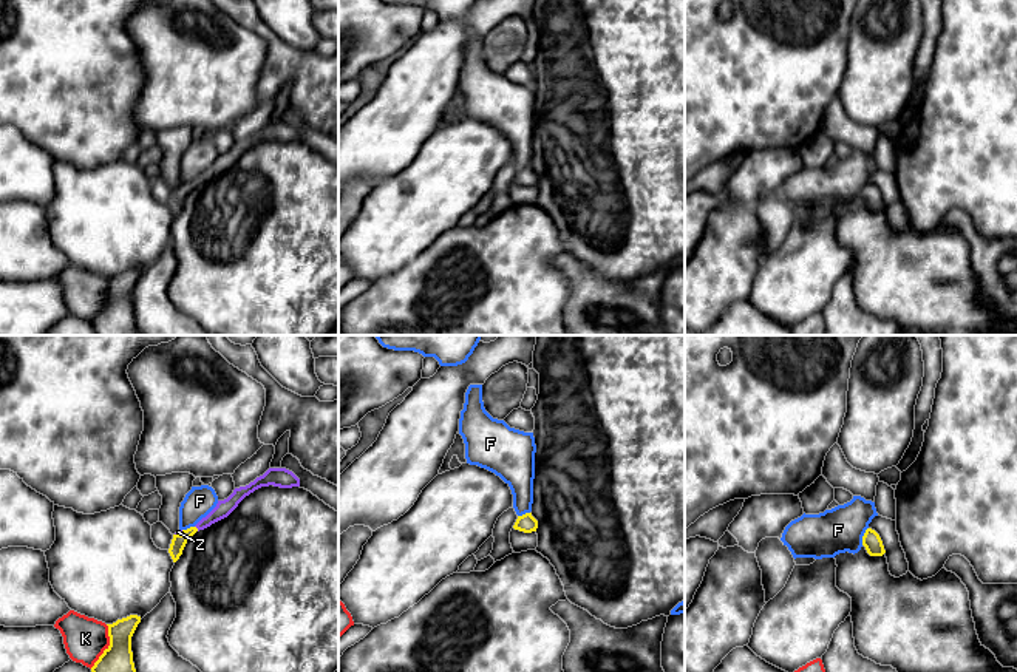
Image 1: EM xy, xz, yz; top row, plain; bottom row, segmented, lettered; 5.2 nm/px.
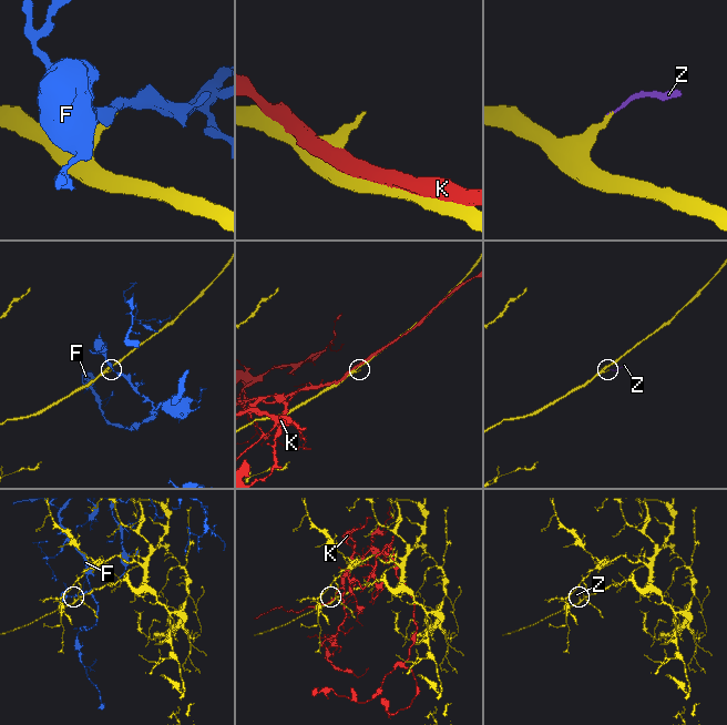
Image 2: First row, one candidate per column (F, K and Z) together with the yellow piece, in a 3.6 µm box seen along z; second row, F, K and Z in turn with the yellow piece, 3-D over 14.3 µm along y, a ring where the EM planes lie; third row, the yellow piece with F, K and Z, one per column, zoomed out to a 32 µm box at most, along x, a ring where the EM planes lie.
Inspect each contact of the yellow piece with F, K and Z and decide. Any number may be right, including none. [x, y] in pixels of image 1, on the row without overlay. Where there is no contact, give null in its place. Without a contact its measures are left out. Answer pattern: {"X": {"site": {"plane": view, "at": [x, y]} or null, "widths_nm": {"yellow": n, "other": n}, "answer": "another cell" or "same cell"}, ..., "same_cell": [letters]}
{"F": {"site": {"plane": "yz", "at": [863, 190]}, "widths_nm": {"yellow": 90, "other": 240}, "answer": "another cell"}, "K": {"site": {"plane": "xy", "at": [108, 300]}, "widths_nm": {"yellow": 220, "other": 220}, "answer": "another cell"}, "Z": {"site": {"plane": "xy", "at": [197, 183]}, "widths_nm": {"yellow": 80, "other": 90}, "answer": "same cell"}, "same_cell": ["Z"]}

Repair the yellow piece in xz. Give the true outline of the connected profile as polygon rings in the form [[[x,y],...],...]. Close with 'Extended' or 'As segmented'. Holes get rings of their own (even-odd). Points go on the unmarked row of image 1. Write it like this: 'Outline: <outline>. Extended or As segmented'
Outline: [[[526,167],[522,170],[518,170],[513,182],[524,187],[532,187],[532,185],[536,185],[538,175],[532,170],[532,167]]]. As segmented

